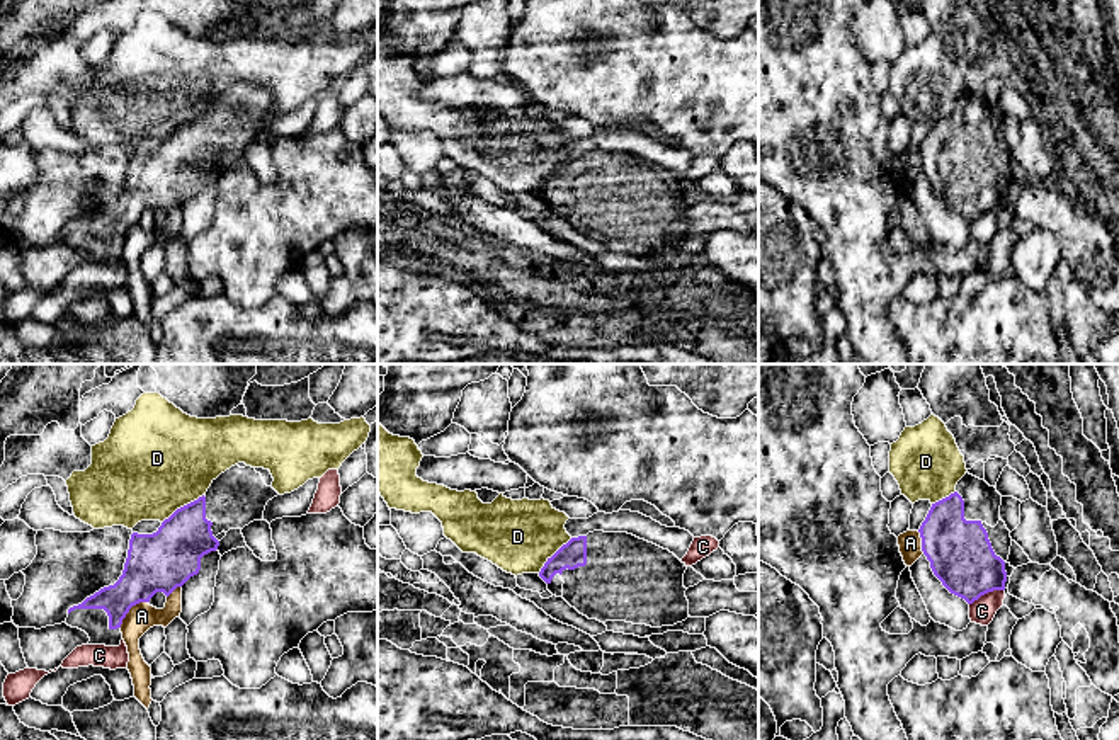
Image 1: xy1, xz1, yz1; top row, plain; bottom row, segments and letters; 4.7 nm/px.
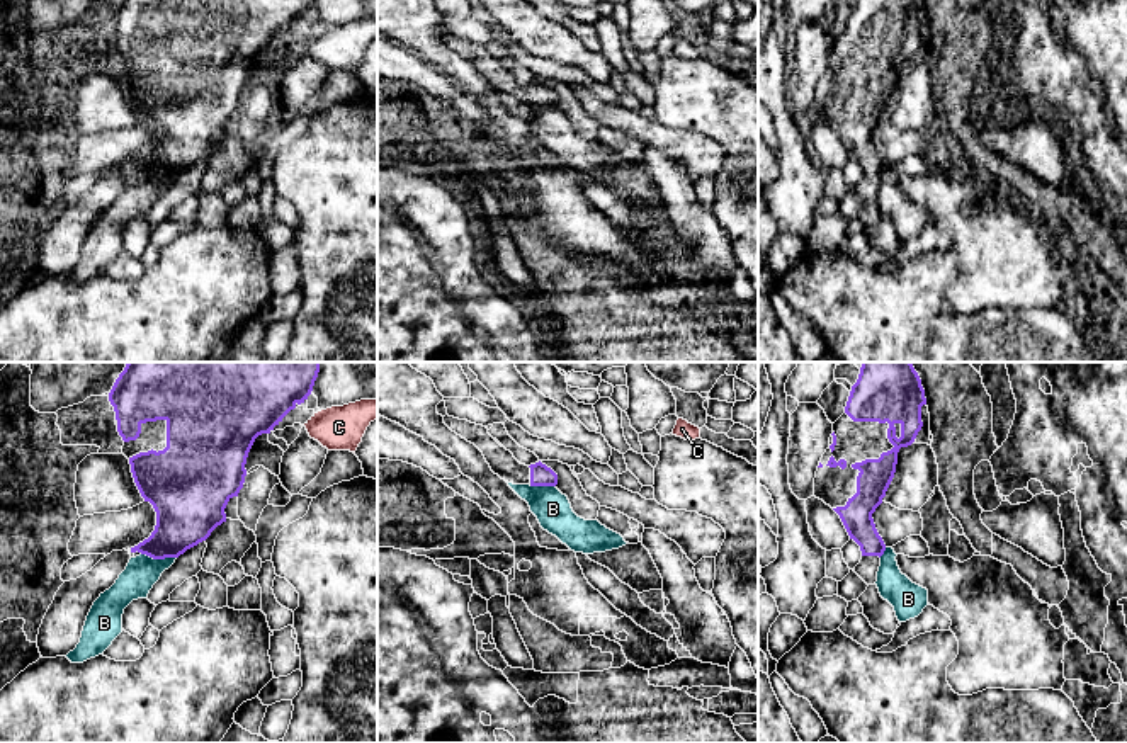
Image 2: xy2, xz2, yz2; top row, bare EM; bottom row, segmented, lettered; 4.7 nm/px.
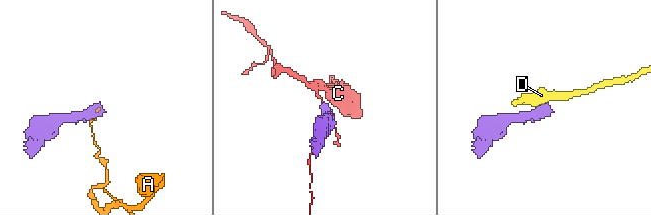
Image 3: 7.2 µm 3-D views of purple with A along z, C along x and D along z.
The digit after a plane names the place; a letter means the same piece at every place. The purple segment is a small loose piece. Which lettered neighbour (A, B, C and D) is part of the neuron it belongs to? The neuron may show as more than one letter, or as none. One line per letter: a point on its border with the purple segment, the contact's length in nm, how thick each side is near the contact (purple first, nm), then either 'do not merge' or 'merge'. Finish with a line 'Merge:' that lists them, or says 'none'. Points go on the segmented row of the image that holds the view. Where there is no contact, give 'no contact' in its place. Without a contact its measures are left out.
A: xy1 (130, 608) | 180 nm | 280/130 nm | do not merge
B: xy2 (158, 558) | 170 nm | 280/160 nm | do not merge
C: yz1 (987, 592) | 180 nm | 300/120 nm | do not merge
D: xy1 (184, 506) | 240 nm | 280/500 nm | do not merge
Merge: none

